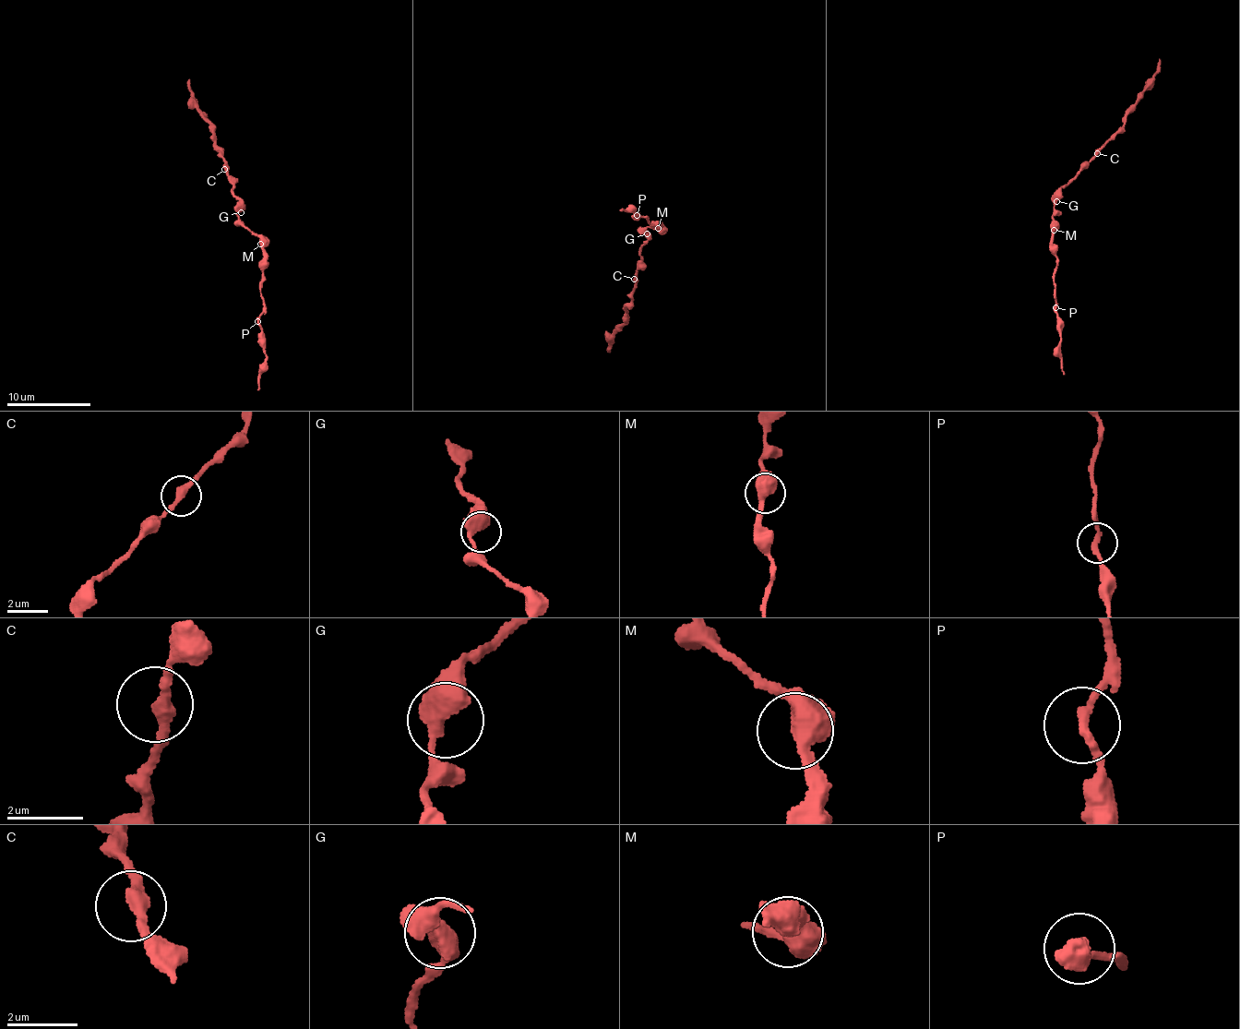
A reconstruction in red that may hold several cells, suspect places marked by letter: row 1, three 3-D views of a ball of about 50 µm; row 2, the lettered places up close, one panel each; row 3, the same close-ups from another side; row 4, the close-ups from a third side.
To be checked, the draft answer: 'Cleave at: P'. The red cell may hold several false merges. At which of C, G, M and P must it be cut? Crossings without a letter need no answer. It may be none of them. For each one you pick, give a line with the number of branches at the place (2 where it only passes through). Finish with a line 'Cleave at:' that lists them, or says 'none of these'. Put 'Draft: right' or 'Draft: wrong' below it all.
Cleave at: none of these
Draft: wrong

